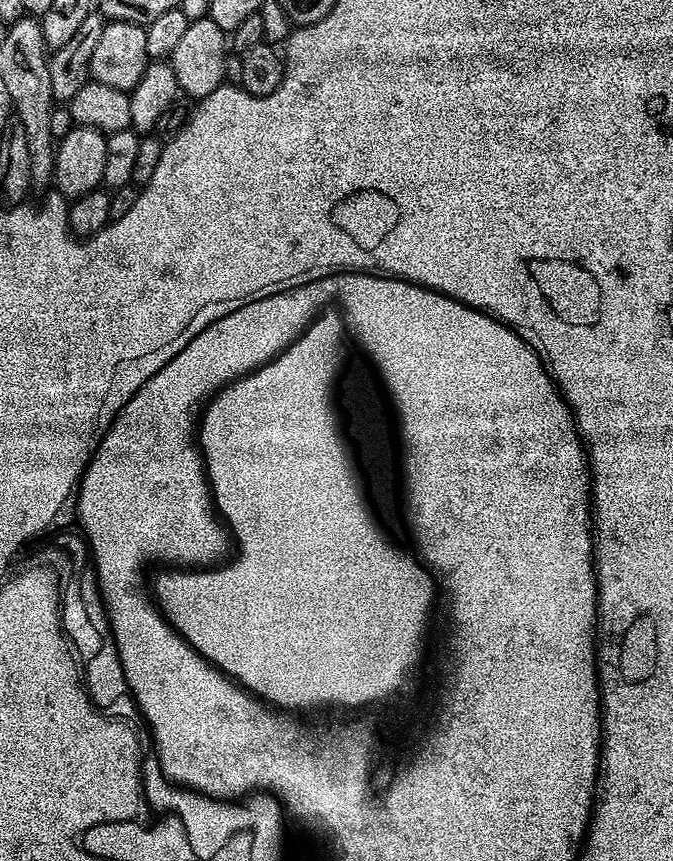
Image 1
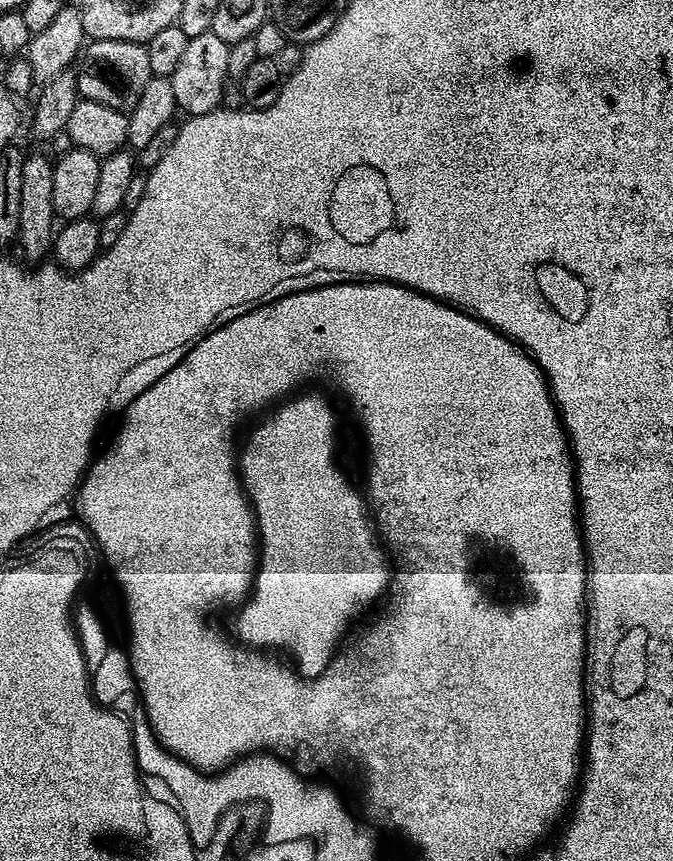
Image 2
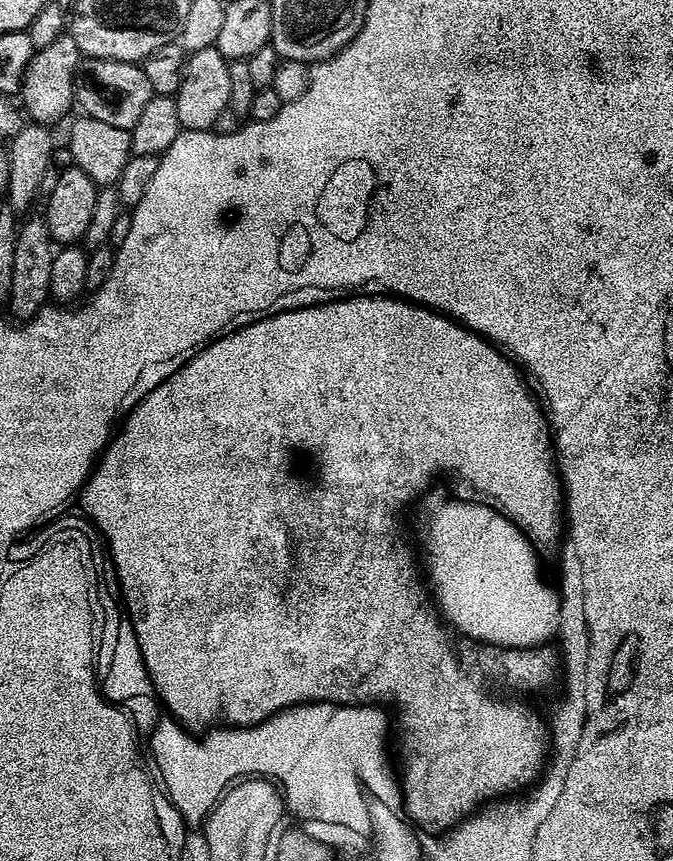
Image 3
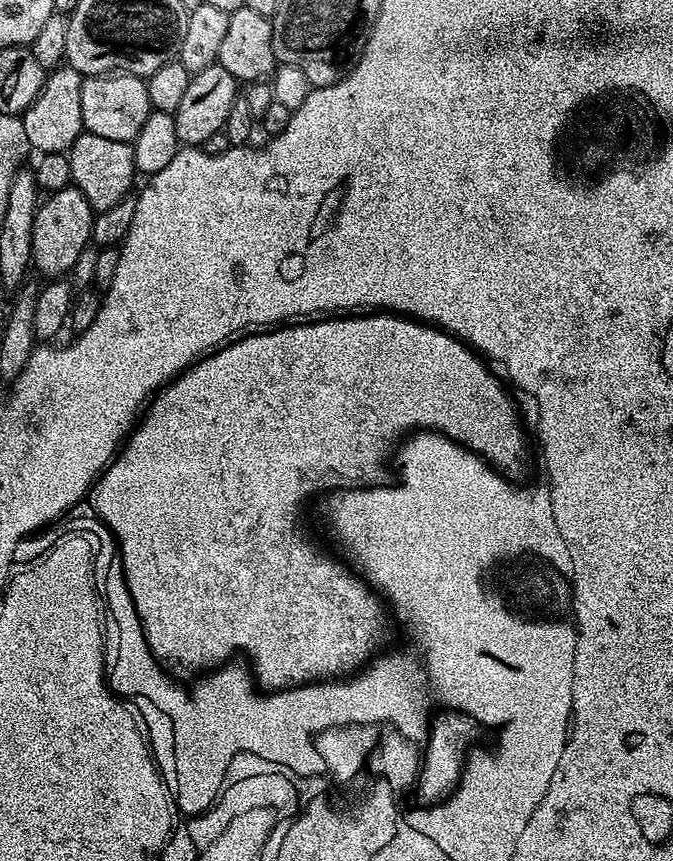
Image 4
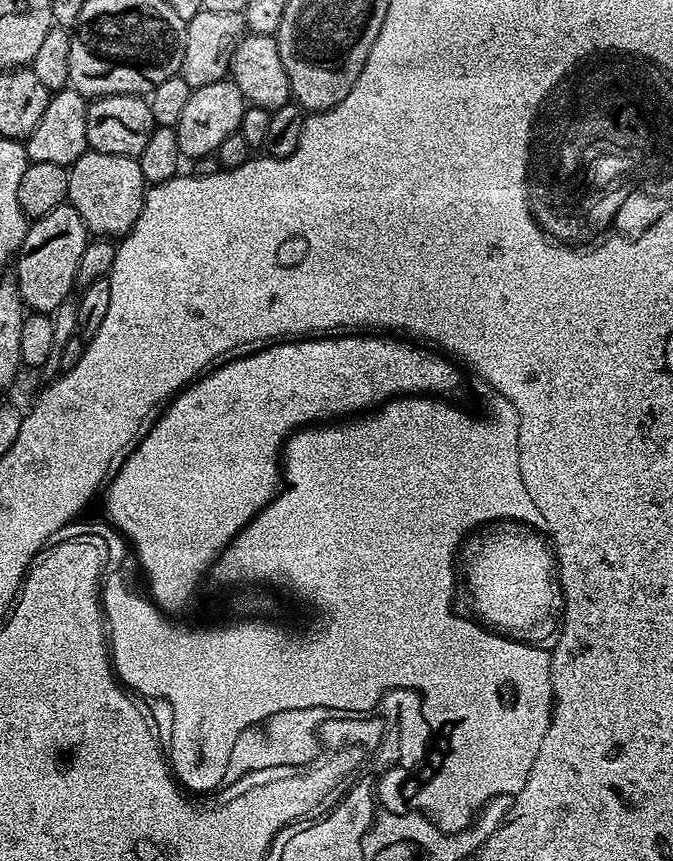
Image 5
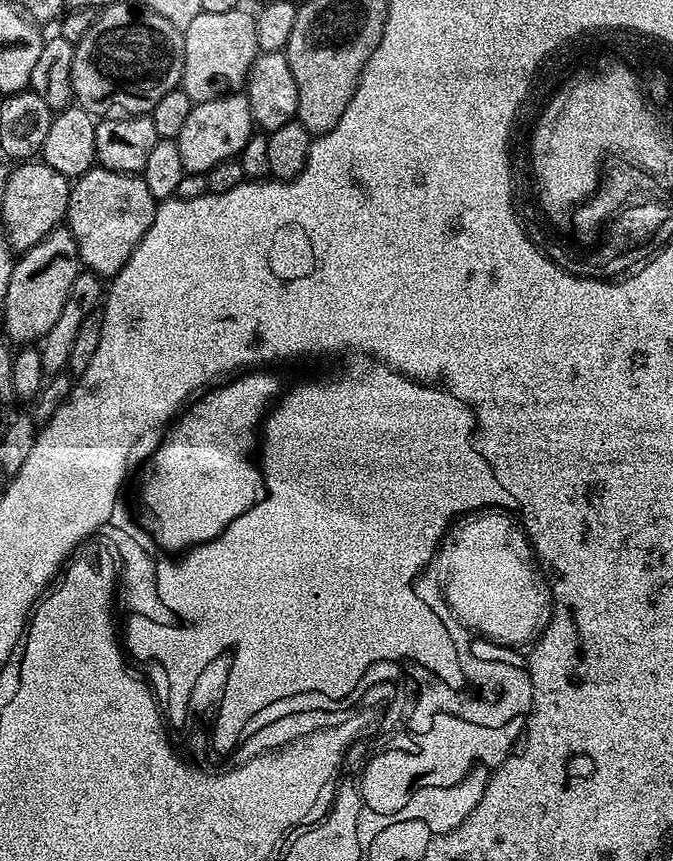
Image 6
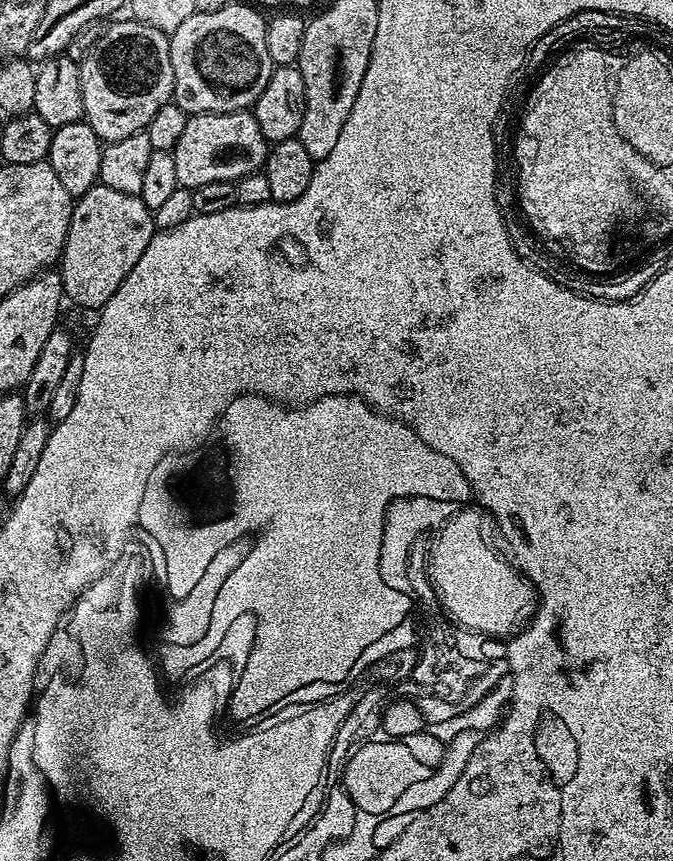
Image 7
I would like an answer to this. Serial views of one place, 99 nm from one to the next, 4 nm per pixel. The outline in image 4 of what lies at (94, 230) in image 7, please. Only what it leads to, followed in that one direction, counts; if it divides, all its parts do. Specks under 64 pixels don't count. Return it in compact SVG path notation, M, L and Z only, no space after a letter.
M83 131L66 155L70 162L72 184L90 202L93 213L110 210L133 191L132 179L137 179L138 173L131 143L114 142L114 138L102 138L99 134Z

